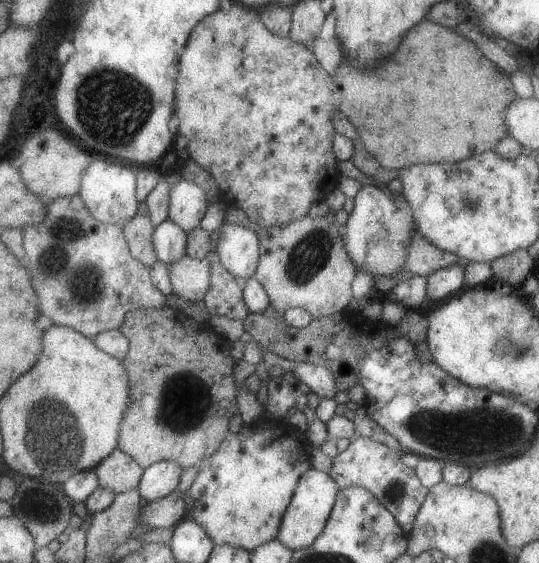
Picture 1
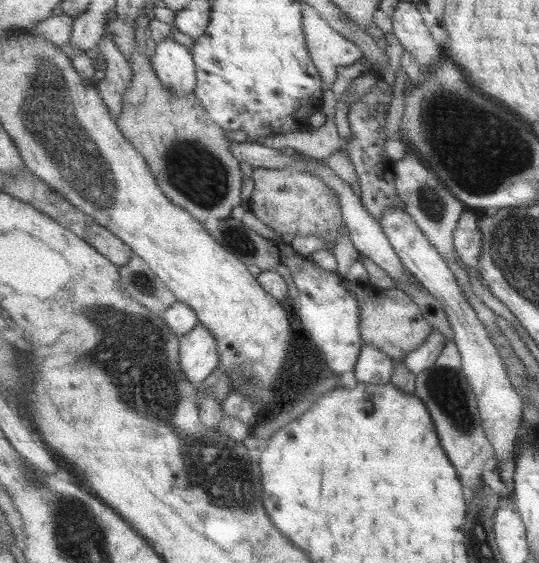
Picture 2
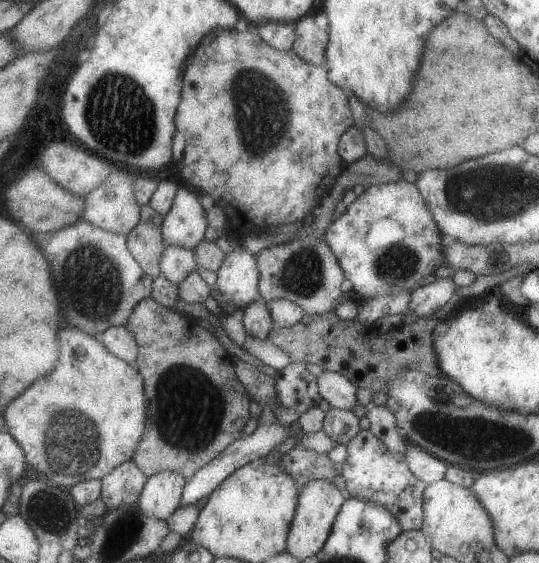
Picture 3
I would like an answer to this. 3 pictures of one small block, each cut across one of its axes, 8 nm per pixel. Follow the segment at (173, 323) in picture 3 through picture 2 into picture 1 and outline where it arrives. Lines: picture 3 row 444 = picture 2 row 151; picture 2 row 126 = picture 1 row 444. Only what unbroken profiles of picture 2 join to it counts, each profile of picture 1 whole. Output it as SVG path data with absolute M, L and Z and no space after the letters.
M175 307L129 311L120 329L131 343L123 362L127 364L127 372L131 372L133 402L127 409L118 447L135 457L144 469L159 461L177 461L184 469L199 466L227 440L231 418L240 414L239 385L234 375L238 360L232 355L234 343L215 332L209 321L196 322Z

